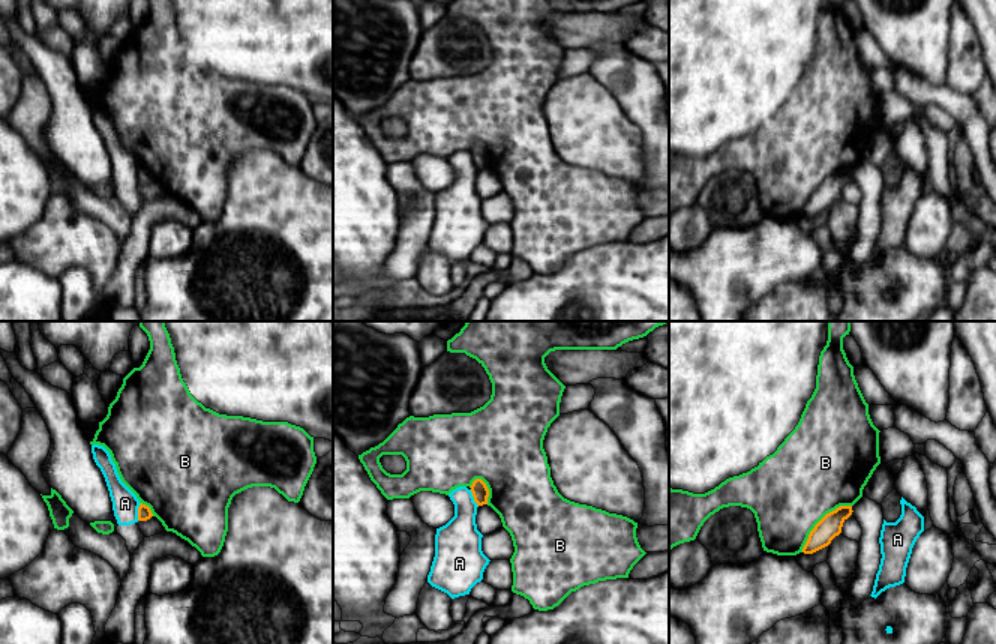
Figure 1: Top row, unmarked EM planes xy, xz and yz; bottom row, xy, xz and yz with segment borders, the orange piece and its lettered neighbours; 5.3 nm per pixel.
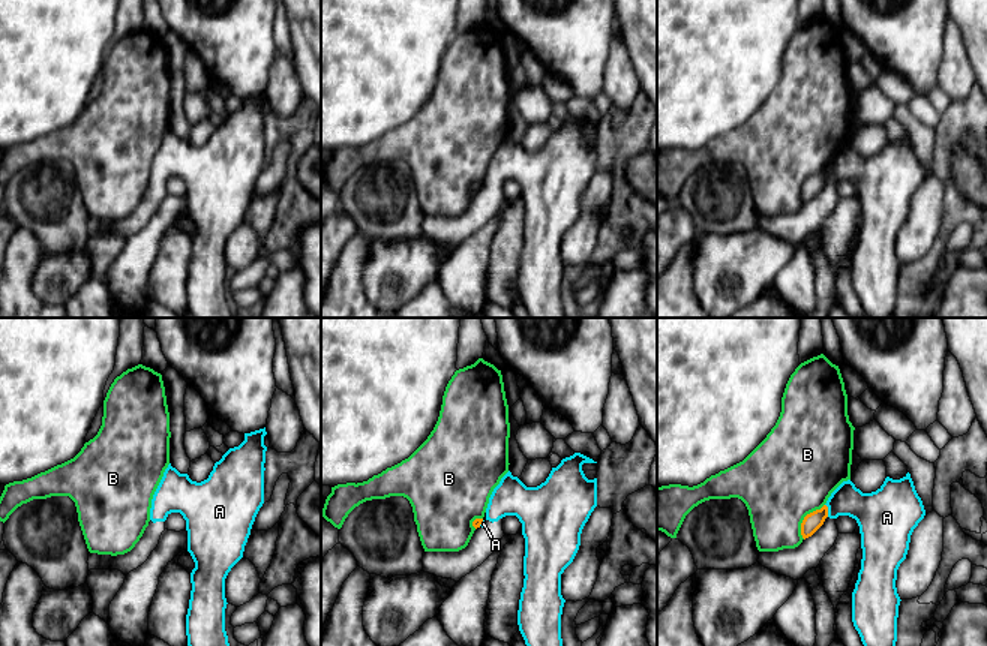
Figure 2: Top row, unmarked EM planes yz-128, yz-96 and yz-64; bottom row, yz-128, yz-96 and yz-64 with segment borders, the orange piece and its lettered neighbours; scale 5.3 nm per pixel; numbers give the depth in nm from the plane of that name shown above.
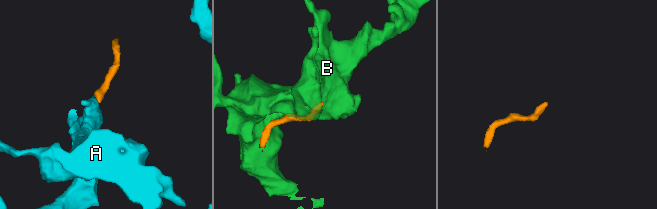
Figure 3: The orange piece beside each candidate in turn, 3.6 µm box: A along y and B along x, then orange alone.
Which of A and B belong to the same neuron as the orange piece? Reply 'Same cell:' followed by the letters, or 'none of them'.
Same cell: none of them

